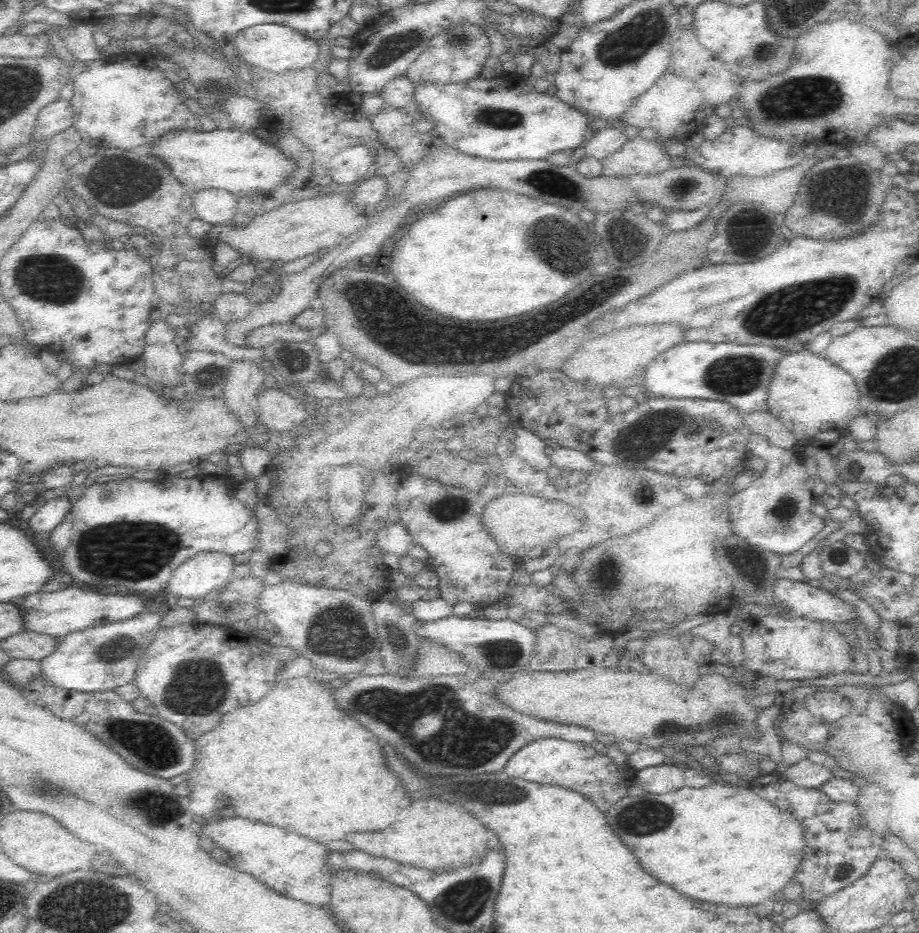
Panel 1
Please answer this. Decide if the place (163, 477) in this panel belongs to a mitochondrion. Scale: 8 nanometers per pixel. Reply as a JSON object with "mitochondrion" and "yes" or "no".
{"mitochondrion":"no"}

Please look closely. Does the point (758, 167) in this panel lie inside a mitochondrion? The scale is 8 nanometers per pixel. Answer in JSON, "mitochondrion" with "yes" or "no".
{"mitochondrion":"no"}

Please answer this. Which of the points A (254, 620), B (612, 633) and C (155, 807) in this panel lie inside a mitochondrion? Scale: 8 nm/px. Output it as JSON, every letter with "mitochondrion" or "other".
{"A":"other","B":"other","C":"mitochondrion"}

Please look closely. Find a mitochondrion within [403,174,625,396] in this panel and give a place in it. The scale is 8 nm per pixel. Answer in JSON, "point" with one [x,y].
{"point":[564,246]}

